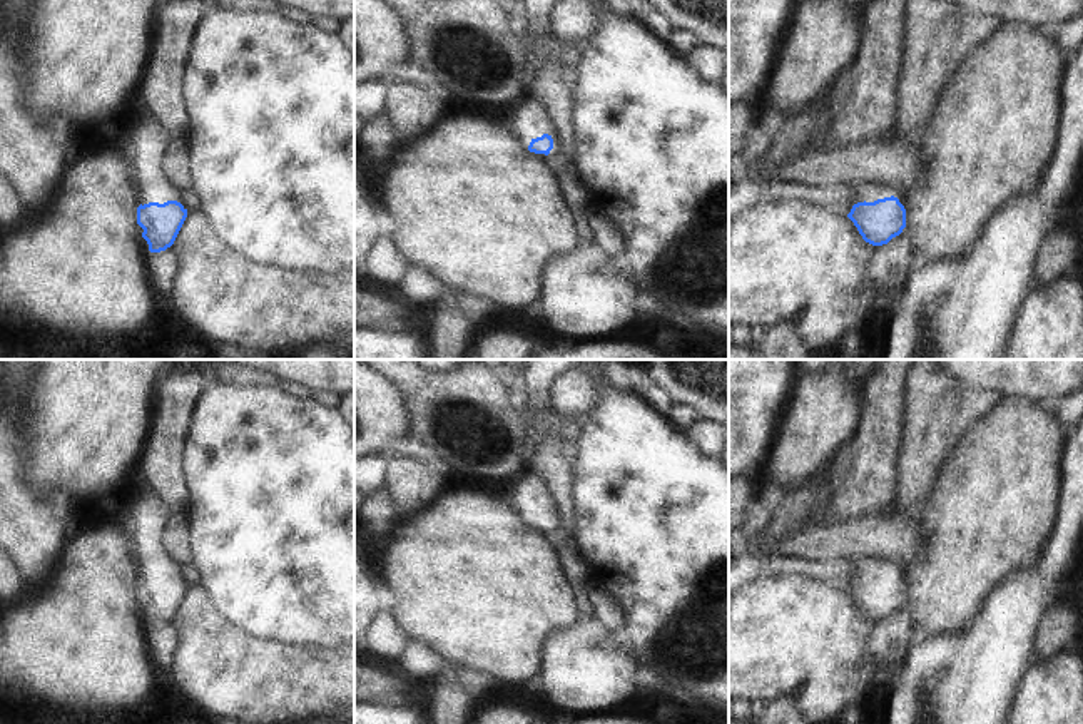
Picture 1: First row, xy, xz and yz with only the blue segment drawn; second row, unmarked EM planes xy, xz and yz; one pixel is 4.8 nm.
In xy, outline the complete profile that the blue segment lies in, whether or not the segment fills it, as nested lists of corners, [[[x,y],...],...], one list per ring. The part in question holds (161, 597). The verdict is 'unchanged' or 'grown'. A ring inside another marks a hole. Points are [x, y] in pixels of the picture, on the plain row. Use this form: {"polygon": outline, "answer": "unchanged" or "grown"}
{"polygon": [[[135,477],[127,488],[132,497],[132,547],[137,558],[137,599],[150,627],[170,622],[187,592],[187,584],[175,575],[177,565],[162,548],[162,532],[169,513],[160,498]]], "answer": "grown"}

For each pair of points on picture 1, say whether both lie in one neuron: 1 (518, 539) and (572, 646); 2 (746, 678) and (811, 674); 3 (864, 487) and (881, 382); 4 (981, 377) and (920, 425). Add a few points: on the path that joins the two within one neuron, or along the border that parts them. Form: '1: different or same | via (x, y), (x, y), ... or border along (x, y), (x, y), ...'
1: different | border along (579, 617), (547, 639), (540, 662)
2: same | via (762, 674), (794, 674)
3: same | via (868, 460), (876, 442), (881, 408)
4: different | border along (951, 377), (971, 388), (988, 388), (1003, 397)

